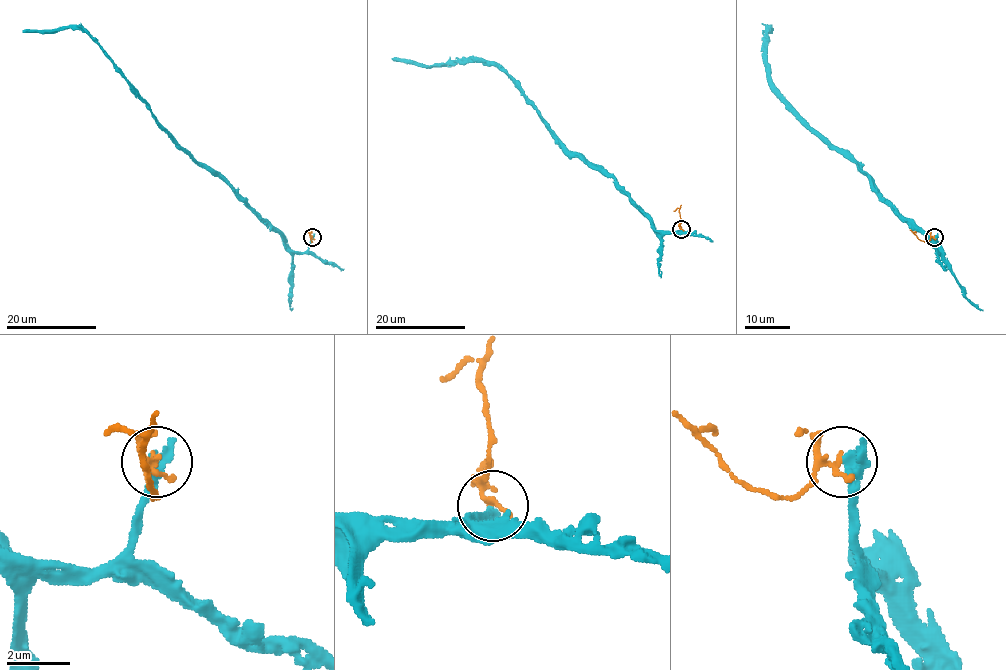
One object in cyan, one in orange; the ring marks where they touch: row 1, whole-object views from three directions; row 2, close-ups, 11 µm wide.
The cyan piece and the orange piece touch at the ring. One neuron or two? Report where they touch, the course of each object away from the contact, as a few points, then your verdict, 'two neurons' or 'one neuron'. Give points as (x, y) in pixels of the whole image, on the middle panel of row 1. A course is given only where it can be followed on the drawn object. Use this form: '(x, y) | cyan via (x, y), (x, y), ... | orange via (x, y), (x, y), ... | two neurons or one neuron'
(681, 229) | cyan via (680, 229), (656, 231), (611, 176), (575, 156), (502, 69), (476, 61), (425, 66), (392, 58) | orange via (680, 229), (679, 211), (674, 211) | two neurons

